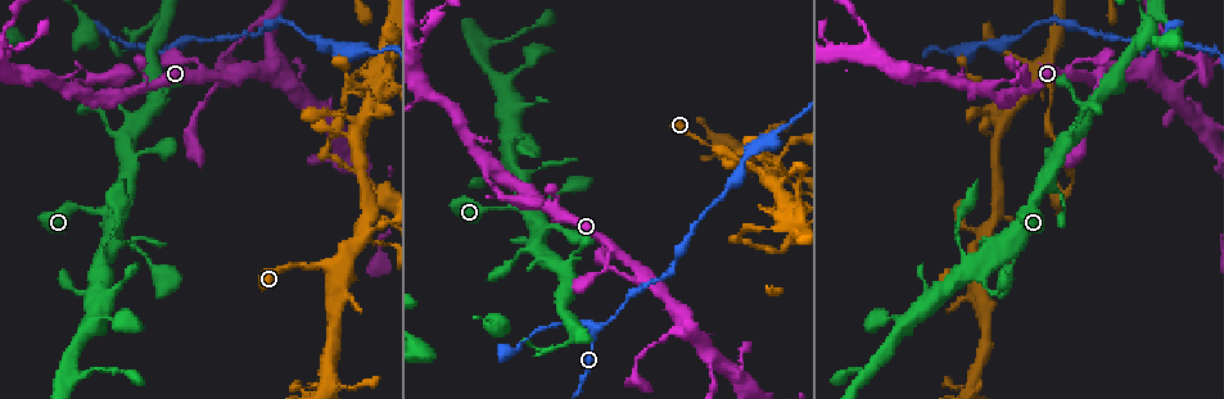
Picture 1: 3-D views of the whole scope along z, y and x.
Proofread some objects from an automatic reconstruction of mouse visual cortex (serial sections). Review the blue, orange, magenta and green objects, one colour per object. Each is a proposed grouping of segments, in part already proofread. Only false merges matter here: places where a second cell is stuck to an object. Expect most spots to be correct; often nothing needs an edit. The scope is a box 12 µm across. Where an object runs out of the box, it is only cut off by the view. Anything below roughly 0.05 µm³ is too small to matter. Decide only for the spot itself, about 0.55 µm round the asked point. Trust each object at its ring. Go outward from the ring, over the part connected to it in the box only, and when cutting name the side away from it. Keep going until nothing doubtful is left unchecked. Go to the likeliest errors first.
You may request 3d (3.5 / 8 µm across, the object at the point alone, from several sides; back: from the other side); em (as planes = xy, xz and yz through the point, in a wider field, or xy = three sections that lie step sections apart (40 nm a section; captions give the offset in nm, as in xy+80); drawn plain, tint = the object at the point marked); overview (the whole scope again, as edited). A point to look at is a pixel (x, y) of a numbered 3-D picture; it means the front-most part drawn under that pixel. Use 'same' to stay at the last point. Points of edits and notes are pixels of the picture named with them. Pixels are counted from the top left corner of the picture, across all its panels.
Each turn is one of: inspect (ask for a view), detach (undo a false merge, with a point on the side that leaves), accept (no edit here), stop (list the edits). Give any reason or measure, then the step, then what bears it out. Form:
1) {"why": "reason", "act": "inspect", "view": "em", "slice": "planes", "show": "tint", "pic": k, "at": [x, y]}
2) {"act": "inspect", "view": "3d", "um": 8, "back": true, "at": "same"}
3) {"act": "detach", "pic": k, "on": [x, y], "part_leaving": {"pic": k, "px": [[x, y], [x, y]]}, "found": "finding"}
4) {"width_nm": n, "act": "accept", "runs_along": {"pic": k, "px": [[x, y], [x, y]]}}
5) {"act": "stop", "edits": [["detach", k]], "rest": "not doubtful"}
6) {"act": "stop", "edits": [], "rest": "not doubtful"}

{"act": "inspect", "view": "em", "slice": "xy", "step": 3, "show": "tint", "pic": 1, "at": [560, 323]}

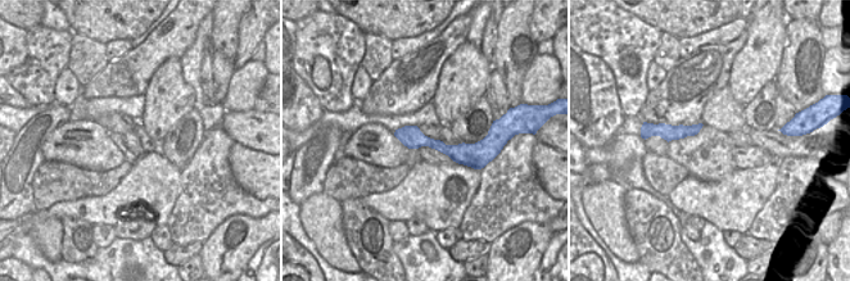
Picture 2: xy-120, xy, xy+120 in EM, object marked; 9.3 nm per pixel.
{"why": "wider look", "act": "inspect", "view": "3d", "um": 3.5, "at": "same"}

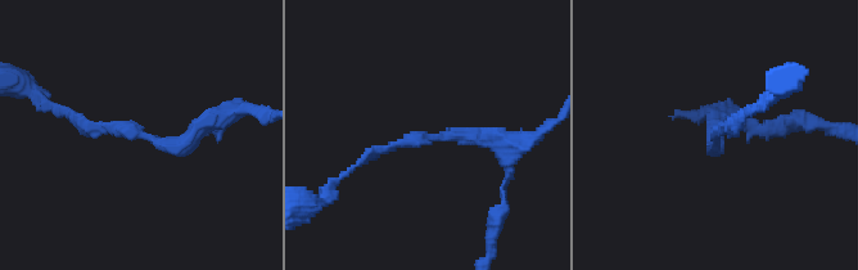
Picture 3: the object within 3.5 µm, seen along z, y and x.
{"arm_widths_nm": [150, 250], "act": "accept", "found": "one cell here"}

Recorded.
{"why": "sudden change in width", "act": "inspect", "view": "3d", "um": 8, "back": true, "pic": 1, "at": [787, 224]}

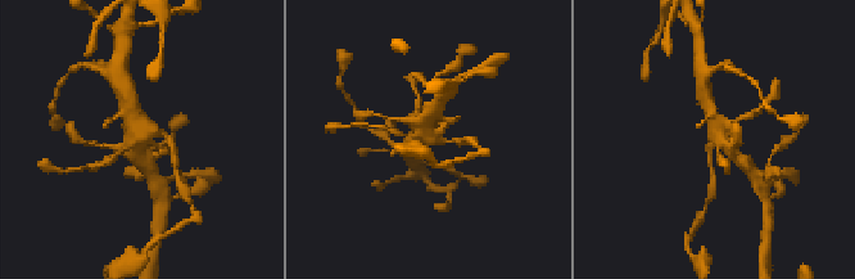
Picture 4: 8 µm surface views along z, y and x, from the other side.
{"why": "need the tissue", "act": "inspect", "view": "em", "slice": "xy", "step": 5, "show": "tint", "pic": 4, "at": [719, 137]}

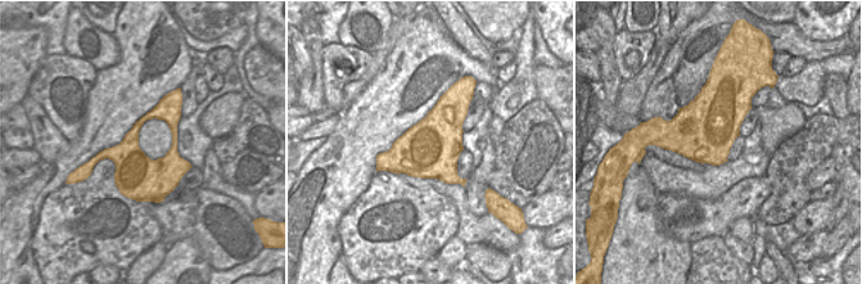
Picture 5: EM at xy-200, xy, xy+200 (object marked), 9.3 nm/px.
{"act": "accept", "found": "continuous, no second cell"}

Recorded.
{"why": "thin neck", "act": "inspect", "view": "3d", "um": 3.5, "pic": 1, "at": [326, 143]}

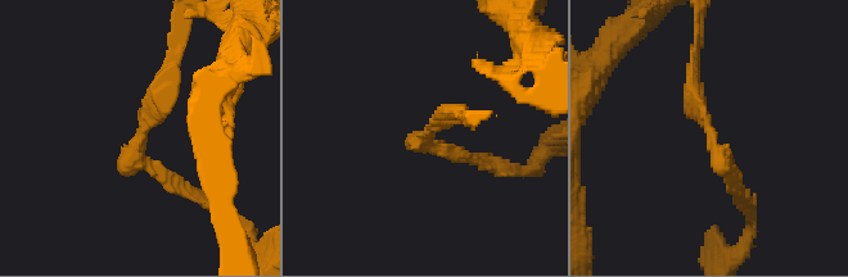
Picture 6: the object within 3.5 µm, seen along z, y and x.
{"arm_widths_nm": [150, 200], "act": "accept", "found": "continuous, no second cell"}

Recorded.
{"act": "stop", "edits": [], "rest": "not doubtful"}

